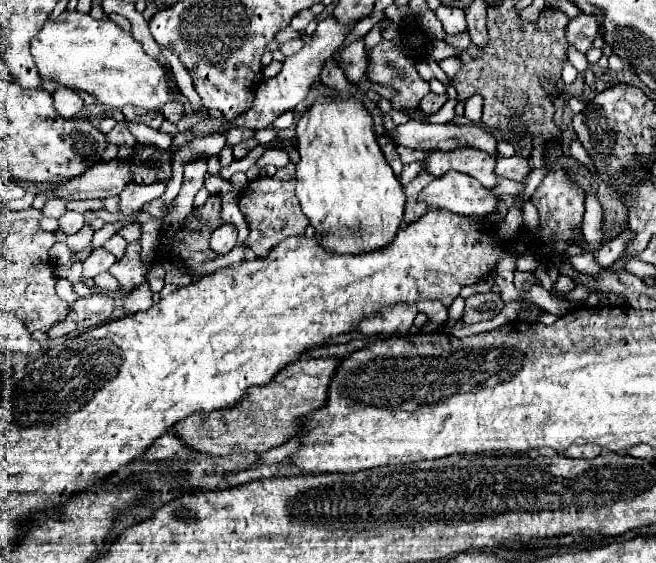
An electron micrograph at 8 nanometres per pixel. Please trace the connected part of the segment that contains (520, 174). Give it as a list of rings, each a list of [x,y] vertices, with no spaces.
[[[518,154],[512,158],[498,156],[498,160],[496,160],[496,176],[498,178],[508,178],[508,180],[524,184],[528,174],[530,174],[528,158],[520,158]]]

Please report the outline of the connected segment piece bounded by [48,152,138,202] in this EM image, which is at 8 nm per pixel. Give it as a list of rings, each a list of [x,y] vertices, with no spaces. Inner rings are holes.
[[[132,152],[130,156],[124,158],[116,156],[112,160],[94,164],[82,176],[52,188],[52,194],[48,198],[62,198],[70,202],[70,200],[90,200],[90,198],[104,200],[110,196],[118,196],[130,182],[134,182],[132,164],[136,160],[138,156]]]

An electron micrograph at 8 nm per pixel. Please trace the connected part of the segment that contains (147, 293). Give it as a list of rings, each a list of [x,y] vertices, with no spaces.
[[[142,284],[142,286],[138,286],[132,294],[128,294],[128,296],[124,298],[122,310],[124,310],[124,314],[136,314],[136,312],[148,310],[152,304],[154,304],[154,300],[152,300],[152,290],[150,290],[150,286],[148,286],[148,284]]]

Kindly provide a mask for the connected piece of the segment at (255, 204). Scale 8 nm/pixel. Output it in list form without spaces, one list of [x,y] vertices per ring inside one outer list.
[[[288,164],[286,168],[278,170],[274,176],[258,176],[258,178],[250,180],[240,192],[238,208],[244,214],[248,228],[250,228],[246,246],[260,260],[264,260],[264,256],[268,256],[270,248],[274,248],[276,242],[280,242],[288,236],[302,236],[308,228],[308,218],[304,216],[304,212],[300,212],[300,206],[298,206],[296,194],[294,194],[294,184],[296,184],[294,164]]]

